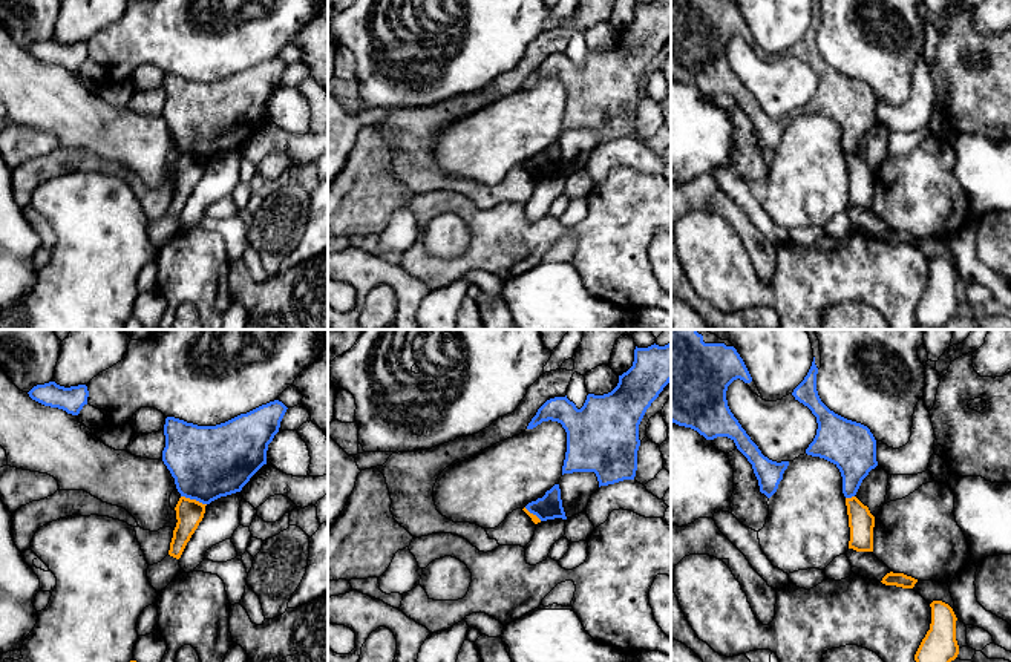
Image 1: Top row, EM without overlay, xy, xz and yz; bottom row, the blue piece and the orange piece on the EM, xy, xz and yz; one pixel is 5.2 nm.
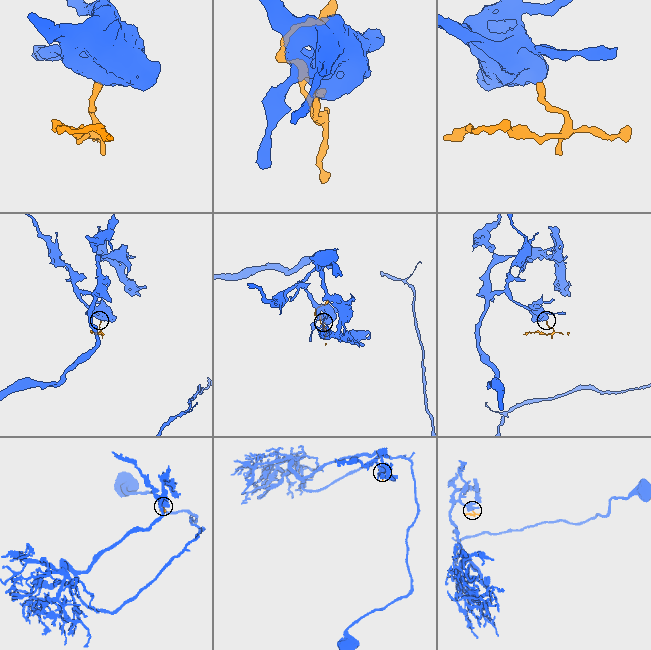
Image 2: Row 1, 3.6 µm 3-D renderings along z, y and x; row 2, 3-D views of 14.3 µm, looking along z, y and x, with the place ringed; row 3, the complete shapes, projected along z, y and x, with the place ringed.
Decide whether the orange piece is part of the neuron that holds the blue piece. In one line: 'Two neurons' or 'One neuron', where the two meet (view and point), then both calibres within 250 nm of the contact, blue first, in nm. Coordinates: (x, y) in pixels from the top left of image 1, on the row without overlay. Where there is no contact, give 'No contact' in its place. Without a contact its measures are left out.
Two neurons. Touches blue at xy (193, 155). Thickness 380 nm (blue) against 140 nm

